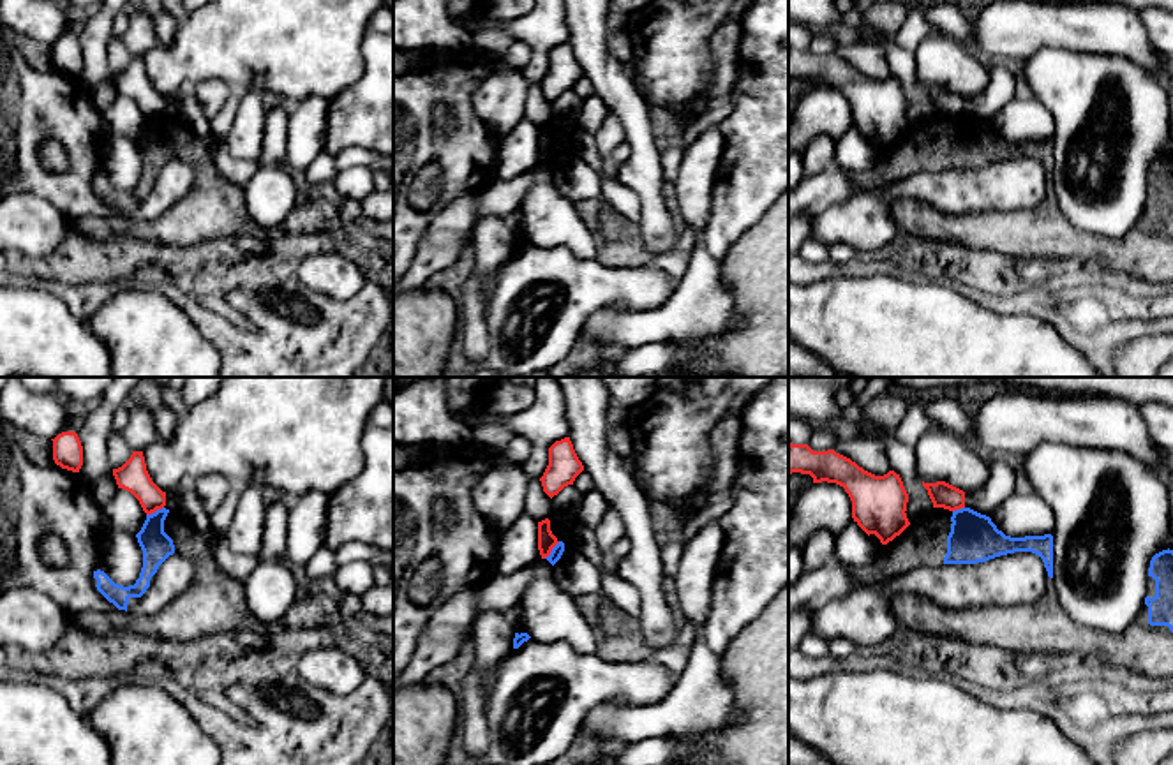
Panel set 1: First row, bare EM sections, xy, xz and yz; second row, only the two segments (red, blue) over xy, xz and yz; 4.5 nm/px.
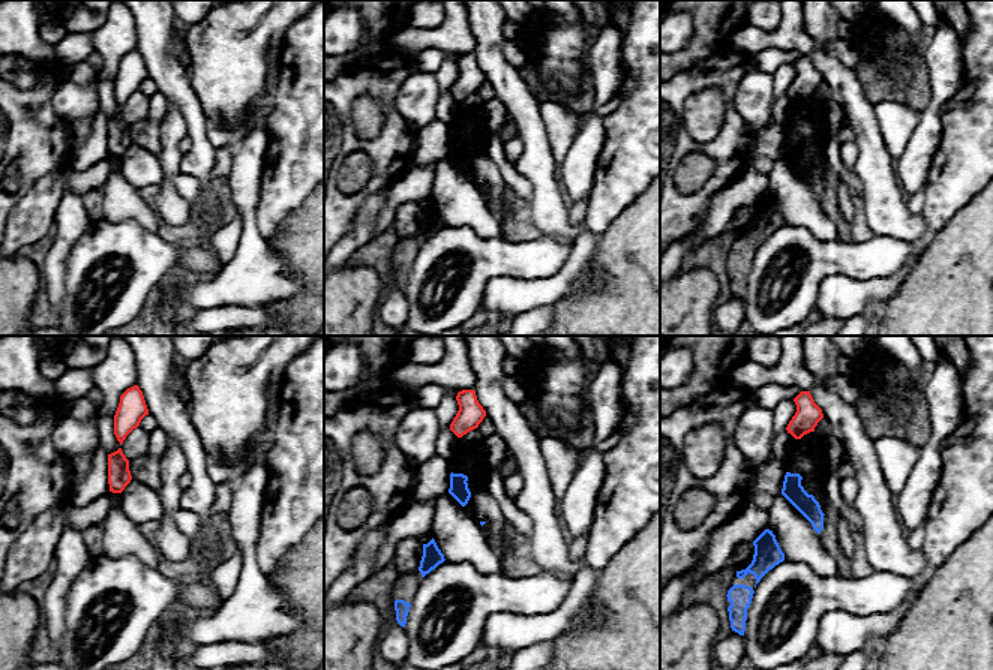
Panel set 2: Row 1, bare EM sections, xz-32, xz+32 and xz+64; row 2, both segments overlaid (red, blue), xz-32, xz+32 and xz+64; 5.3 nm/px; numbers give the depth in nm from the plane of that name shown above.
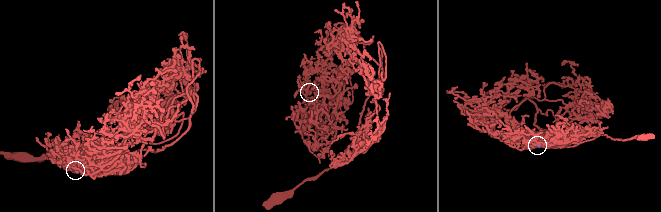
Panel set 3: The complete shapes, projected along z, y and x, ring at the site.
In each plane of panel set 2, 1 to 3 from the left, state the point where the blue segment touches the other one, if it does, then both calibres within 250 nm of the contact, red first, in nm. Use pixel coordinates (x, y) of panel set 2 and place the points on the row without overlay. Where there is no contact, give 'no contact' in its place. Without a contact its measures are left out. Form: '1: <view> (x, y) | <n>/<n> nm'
1: no contact
2: no contact
3: no contact

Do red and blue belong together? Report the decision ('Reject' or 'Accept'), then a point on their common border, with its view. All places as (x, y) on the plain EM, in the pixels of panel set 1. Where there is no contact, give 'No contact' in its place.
Reject. Touches red at xz (551, 155)

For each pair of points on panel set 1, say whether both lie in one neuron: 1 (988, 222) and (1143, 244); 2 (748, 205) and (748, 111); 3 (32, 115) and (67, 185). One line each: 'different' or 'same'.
1: same
2: same
3: same

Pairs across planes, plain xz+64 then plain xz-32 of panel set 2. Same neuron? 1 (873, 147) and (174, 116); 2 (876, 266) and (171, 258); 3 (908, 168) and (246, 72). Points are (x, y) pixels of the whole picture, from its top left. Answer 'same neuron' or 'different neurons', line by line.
1: different neurons
2: same neuron
3: different neurons

